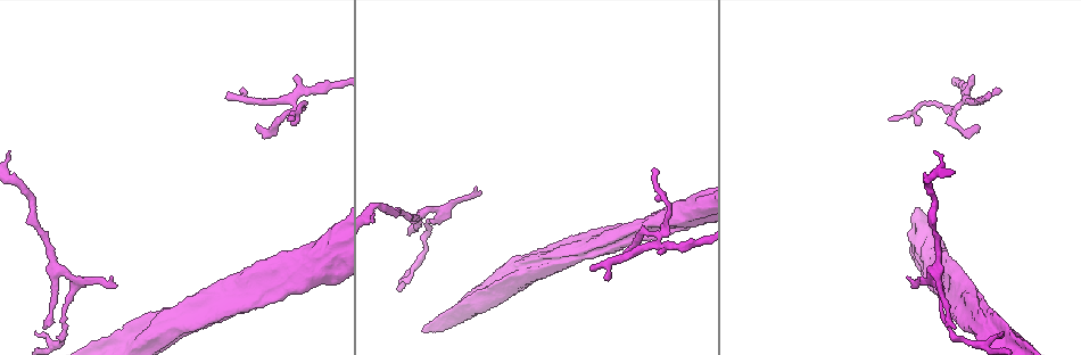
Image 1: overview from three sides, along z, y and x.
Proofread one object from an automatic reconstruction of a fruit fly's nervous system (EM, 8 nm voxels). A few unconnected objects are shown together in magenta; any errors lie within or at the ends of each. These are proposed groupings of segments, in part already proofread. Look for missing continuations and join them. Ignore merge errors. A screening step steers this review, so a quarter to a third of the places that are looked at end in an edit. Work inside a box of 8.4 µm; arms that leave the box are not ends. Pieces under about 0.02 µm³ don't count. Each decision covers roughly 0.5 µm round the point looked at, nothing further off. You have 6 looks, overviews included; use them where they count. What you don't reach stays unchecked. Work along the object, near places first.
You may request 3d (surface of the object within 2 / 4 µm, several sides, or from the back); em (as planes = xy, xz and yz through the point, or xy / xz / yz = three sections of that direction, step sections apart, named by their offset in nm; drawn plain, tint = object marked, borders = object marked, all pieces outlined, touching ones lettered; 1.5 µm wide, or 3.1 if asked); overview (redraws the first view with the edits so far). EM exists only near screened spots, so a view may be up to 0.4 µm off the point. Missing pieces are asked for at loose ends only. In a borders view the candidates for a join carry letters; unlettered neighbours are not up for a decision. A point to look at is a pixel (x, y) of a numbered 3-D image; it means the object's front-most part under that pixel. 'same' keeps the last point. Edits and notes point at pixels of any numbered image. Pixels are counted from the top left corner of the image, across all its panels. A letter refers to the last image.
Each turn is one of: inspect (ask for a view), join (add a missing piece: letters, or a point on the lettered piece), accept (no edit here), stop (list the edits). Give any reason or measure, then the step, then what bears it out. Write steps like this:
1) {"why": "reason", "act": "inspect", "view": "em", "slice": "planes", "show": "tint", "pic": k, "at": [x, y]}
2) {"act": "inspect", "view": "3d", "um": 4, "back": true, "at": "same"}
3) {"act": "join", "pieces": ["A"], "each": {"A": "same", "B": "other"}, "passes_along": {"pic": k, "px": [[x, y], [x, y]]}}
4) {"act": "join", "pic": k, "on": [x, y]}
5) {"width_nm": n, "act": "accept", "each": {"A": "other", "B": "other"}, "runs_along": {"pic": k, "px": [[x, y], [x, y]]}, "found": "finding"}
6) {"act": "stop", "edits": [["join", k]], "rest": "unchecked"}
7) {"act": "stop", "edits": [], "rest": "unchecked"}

{"why": "an open end", "act": "inspect", "view": "3d", "um": 2, "pic": 1, "at": [228, 94]}

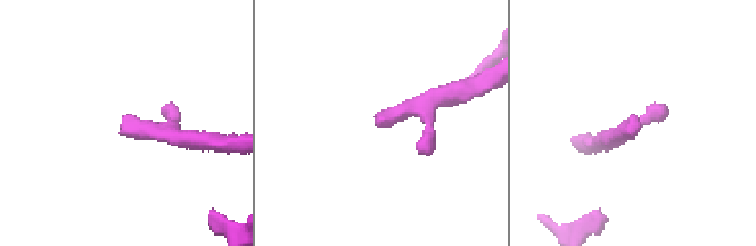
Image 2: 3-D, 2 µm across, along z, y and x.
{"why": "now the EM", "act": "inspect", "view": "em", "slice": "yz", "step": 8, "show": "borders", "pic": 2, "at": [636, 124]}

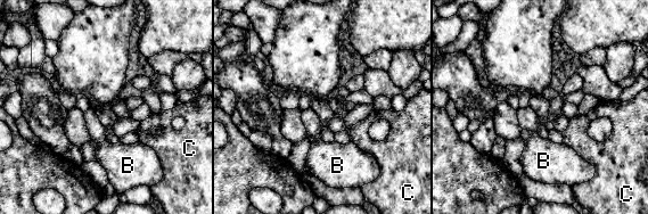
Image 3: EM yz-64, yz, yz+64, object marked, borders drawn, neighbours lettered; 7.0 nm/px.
{"act": "inspect", "view": "em", "slice": "planes", "show": "borders", "at": "same"}

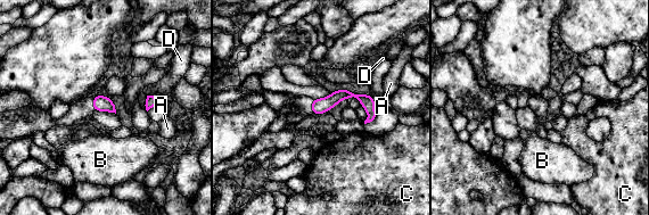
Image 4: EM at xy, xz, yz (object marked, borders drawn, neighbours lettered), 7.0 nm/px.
{"act": "accept", "each": {"A": "other", "B": "other", "C": "other", "D": "other"}, "runs_along": {"pic": 4, "px": [[313, 105], [355, 94], [372, 114]]}, "found": "no lettered piece goes on from it"}

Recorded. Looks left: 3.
{"why": "thin end", "act": "inspect", "view": "em", "slice": "planes", "show": "borders", "pic": 1, "at": [288, 118]}

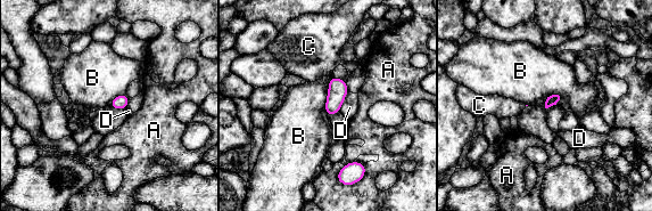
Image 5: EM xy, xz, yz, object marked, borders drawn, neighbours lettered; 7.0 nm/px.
{"width_nm": 70, "act": "accept", "each": {"A": "other", "B": "other", "C": "other", "D": "other"}, "border": {"pic": 5, "px": [[330, 76], [324, 107], [326, 114]]}, "found": "no lettered piece goes on from it"}

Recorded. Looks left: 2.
{"act": "stop", "edits": [], "rest": "unchecked"}

